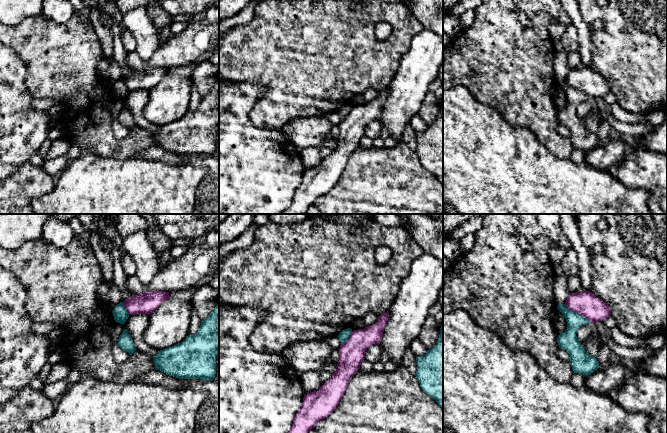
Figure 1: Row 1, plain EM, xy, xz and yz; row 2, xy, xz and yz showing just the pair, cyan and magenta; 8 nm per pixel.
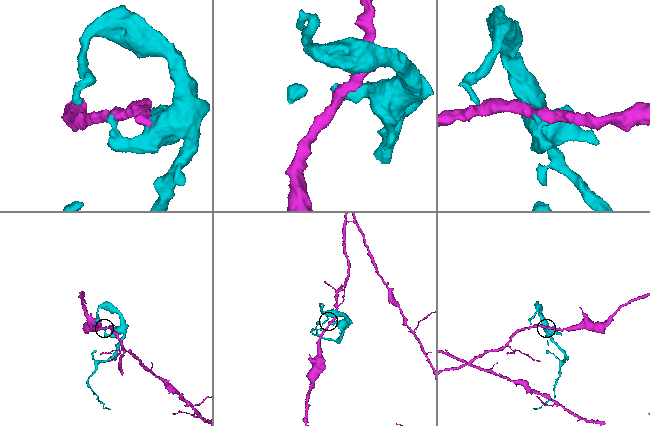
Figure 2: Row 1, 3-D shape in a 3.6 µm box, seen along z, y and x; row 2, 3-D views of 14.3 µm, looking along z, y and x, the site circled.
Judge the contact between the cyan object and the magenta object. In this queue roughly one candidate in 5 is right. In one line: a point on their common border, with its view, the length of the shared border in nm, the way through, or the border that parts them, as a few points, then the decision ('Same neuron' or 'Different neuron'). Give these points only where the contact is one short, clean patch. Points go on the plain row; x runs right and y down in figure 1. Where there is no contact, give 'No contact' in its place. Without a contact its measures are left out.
Touches cyan at yz (576, 89). Shared border 260 nm. Boundary: yz (564, 80), (567, 84), (585, 92), (591, 98). Different neuron

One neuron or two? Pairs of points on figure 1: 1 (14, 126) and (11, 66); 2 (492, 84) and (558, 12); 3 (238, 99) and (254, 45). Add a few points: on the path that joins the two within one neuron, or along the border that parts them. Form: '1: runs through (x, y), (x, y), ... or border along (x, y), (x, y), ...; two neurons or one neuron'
1: runs through (11, 111), (11, 81); one neuron
2: border along (545, 10), (551, 17); two neurons
3: border along (229, 80), (255, 80), (265, 88); two neurons

